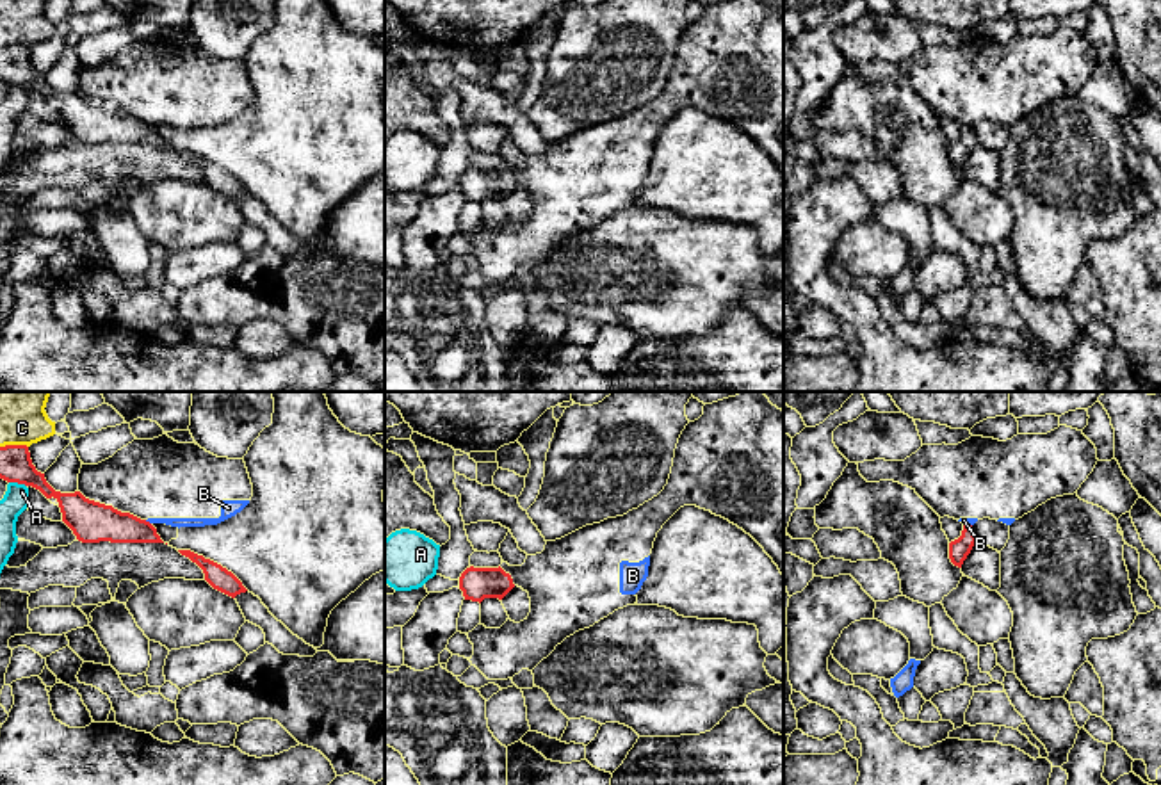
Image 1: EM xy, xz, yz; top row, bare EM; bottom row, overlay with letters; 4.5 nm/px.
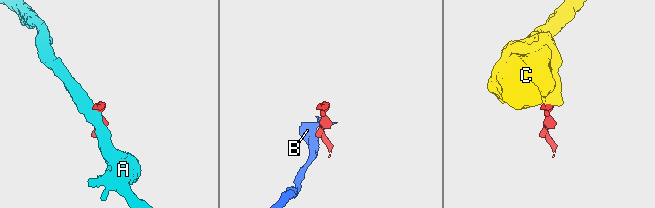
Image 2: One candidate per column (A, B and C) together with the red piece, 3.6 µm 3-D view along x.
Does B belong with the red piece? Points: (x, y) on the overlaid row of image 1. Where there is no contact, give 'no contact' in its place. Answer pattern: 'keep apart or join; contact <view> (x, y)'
keep apart; contact xy (148, 522)

